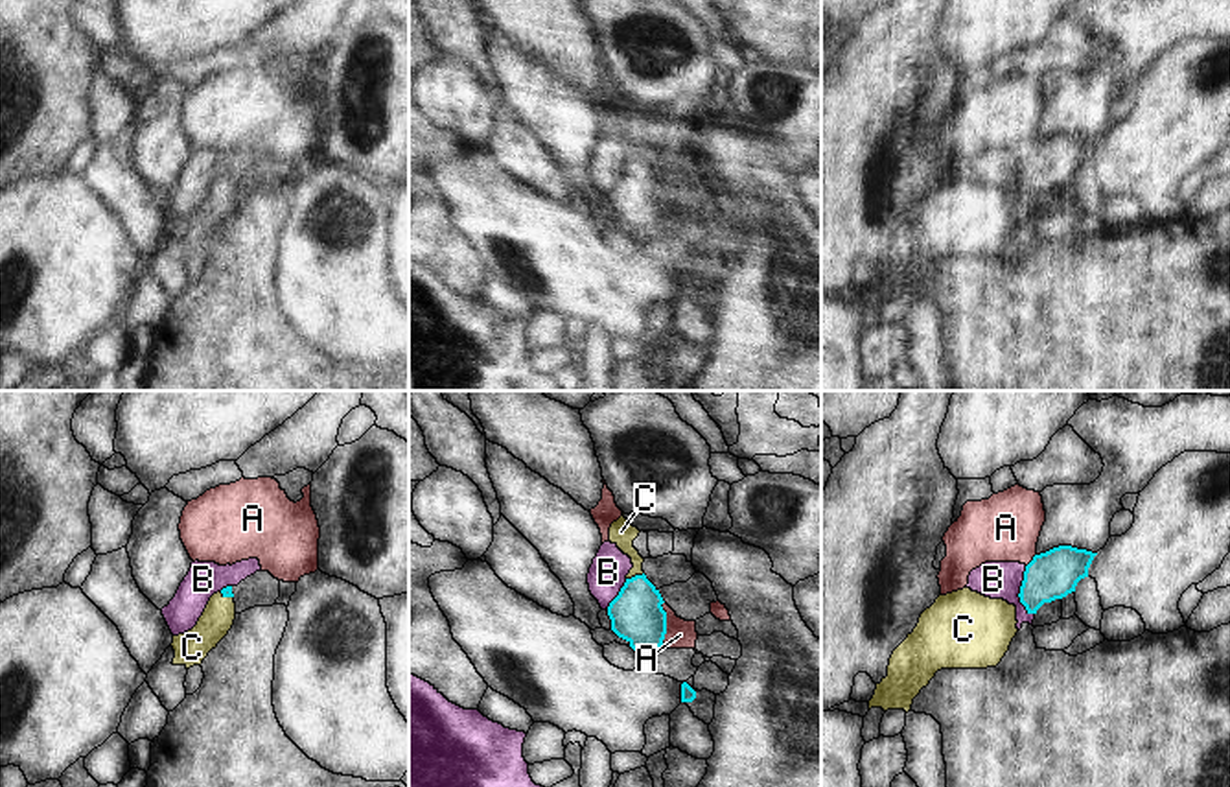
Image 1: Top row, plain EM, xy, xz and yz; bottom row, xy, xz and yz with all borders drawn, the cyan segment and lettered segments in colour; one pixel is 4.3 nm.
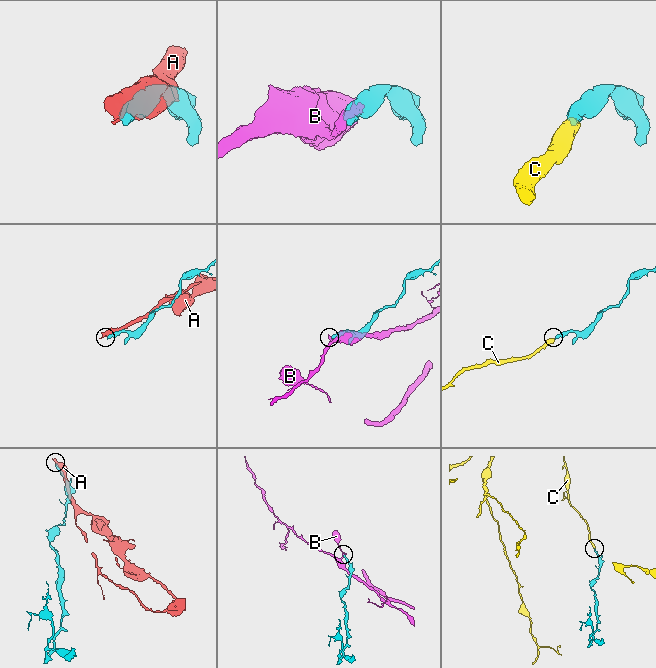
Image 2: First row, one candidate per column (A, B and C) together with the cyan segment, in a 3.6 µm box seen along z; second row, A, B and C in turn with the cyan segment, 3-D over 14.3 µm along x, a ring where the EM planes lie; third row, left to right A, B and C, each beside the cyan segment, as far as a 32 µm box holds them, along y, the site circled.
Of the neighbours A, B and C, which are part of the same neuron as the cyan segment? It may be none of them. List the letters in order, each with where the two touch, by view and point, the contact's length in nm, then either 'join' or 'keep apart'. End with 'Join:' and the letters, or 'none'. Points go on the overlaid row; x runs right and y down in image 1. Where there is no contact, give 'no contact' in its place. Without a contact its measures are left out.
A: xz (665, 622) | 180 nm | keep apart
B: yz (1021, 592) | 220 nm | keep apart
C: xz (636, 575) | 90 nm | join
Join: C

